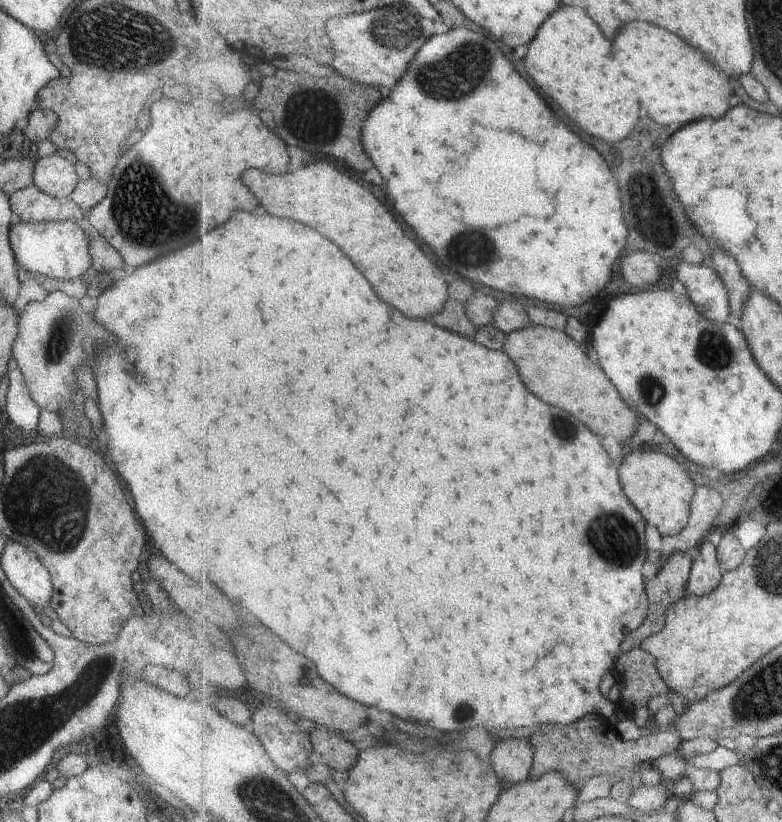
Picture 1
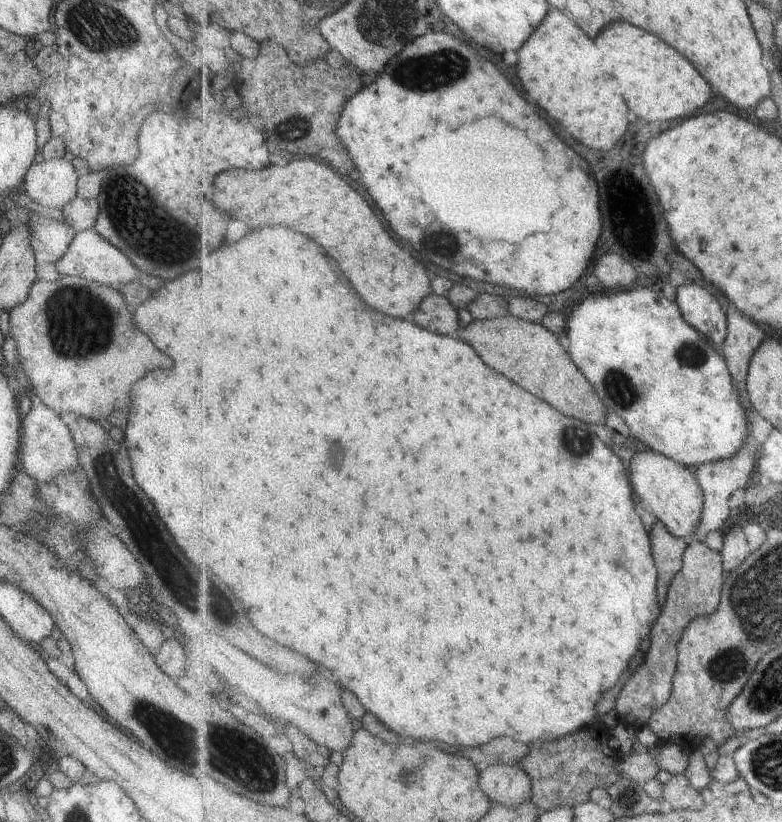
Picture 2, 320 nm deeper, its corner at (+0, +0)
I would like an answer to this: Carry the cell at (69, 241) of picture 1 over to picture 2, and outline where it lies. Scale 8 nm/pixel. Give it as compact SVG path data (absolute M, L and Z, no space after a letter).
M93 229L75 232L66 253L59 260L56 260L54 265L58 276L79 277L86 281L116 288L124 283L131 283L132 281L135 283L135 274L140 274L136 266L124 254L121 254L120 250L101 238Z

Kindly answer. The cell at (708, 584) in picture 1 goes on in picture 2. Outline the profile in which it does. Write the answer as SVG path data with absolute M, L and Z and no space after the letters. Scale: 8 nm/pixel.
M693 541L684 554L684 566L676 574L668 590L668 599L662 609L659 622L655 624L654 636L649 652L634 668L628 681L622 686L616 699L616 710L621 722L638 729L672 697L673 677L680 665L680 644L689 630L689 625L699 617L711 617L720 608L721 595L726 577L723 576L724 560L720 552L713 550L707 543Z

